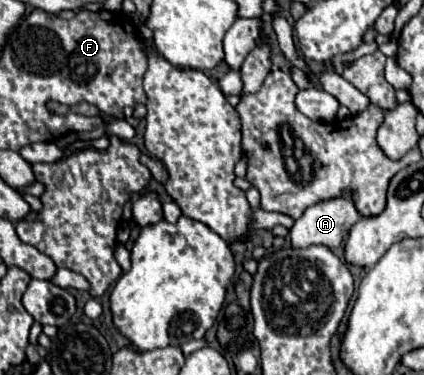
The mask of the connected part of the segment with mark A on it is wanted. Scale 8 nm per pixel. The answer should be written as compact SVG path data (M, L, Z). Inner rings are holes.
M335 197L327 201L319 201L305 209L305 213L295 221L293 229L289 231L293 247L309 247L309 245L325 245L325 247L339 247L343 237L349 233L349 227L353 227L361 219L361 213L357 211L353 199L349 197Z

